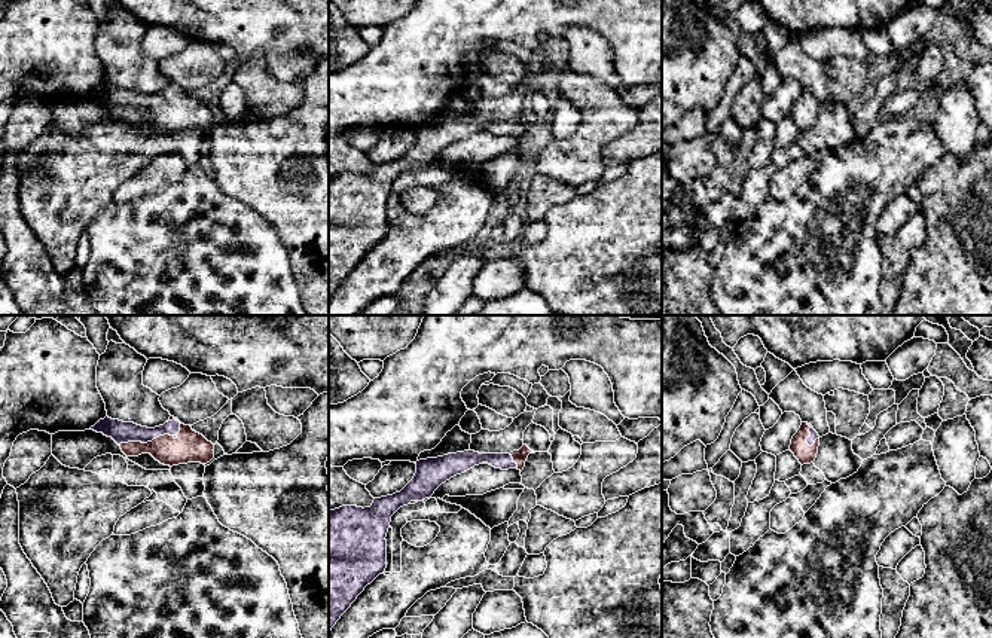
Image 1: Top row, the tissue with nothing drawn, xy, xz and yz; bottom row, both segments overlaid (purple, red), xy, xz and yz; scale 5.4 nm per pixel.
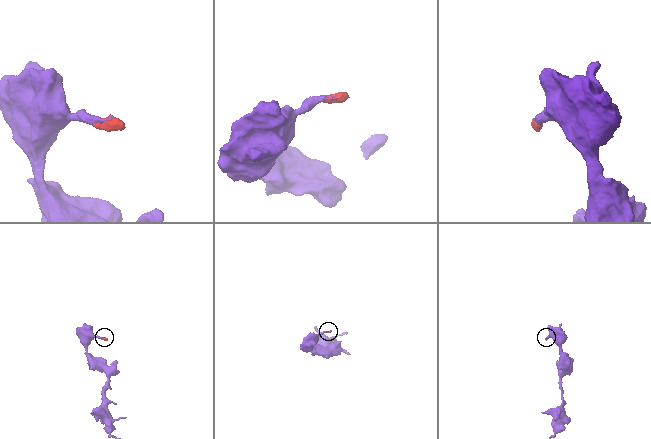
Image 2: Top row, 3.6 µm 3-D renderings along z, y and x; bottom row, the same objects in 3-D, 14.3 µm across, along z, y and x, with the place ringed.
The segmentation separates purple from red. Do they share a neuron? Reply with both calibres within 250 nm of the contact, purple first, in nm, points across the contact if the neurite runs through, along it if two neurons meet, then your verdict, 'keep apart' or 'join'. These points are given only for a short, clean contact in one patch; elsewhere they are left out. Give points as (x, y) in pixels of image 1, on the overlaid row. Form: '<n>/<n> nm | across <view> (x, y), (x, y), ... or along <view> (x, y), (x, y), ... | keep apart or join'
120/170 nm | across xy (121, 432), (133, 439), (152, 439), (189, 446) | join

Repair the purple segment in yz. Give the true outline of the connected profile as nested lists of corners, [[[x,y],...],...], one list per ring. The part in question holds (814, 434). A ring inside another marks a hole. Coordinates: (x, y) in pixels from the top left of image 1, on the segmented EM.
[[[802,422],[800,428],[791,439],[790,451],[799,463],[811,464],[815,461],[819,446],[819,436],[808,422]]]

